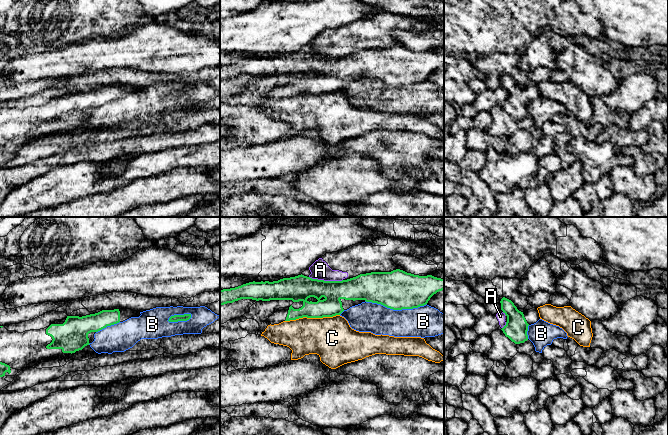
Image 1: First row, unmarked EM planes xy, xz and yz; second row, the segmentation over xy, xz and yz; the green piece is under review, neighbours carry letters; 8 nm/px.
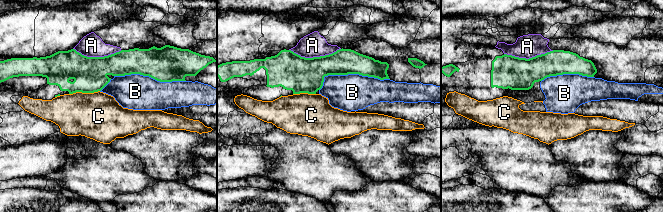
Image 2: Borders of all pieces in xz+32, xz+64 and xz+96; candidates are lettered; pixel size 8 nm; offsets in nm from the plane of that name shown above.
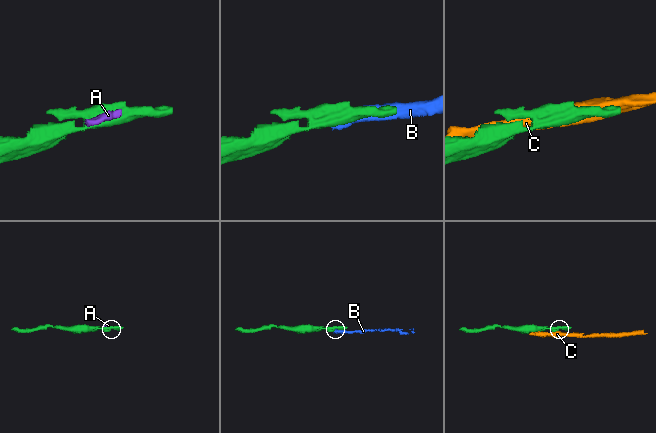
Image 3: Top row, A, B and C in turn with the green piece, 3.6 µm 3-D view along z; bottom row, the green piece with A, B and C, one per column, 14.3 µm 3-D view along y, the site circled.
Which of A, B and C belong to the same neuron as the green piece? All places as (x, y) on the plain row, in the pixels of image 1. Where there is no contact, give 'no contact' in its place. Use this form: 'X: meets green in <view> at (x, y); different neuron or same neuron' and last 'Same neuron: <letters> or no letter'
A: meets green in xz at (326, 57); different neuron
B: meets green in xz at (396, 85); different neuron
C: meets green in xz at (312, 93); different neuron
Same neuron: no letter

